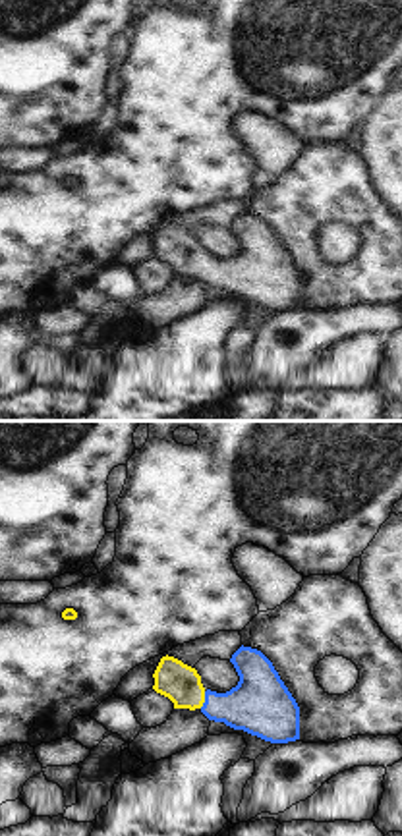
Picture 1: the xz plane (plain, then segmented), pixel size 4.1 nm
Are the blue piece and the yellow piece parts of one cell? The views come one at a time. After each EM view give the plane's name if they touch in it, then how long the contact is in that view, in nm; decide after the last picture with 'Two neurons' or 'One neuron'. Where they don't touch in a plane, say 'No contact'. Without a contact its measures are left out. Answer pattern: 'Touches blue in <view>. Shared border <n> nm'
Touches blue in xz. Shared border 80 nm.

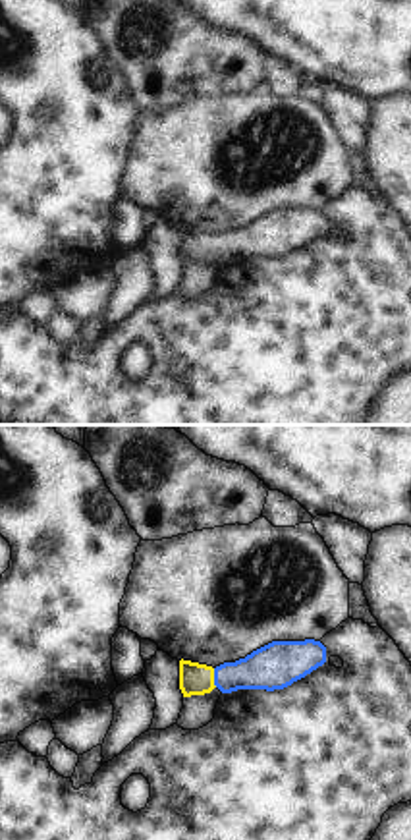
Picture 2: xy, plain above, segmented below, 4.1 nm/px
Touches blue in xy. Shared border 80 nm.

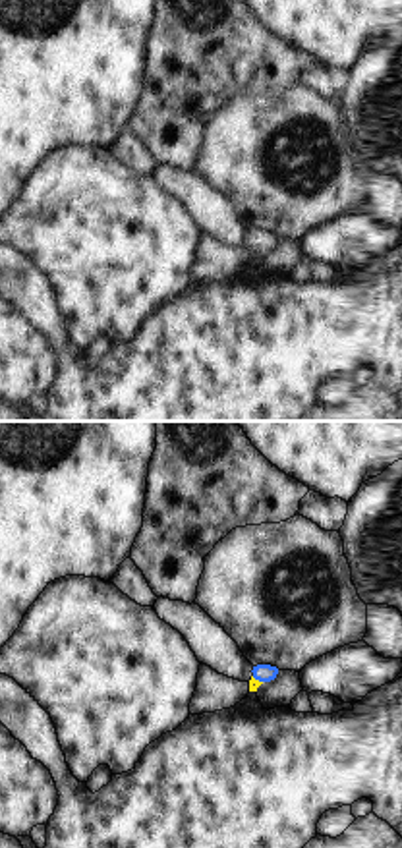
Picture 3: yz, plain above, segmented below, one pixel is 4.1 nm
Touches blue in yz. Shared border 50 nm.

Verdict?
One neuron.

